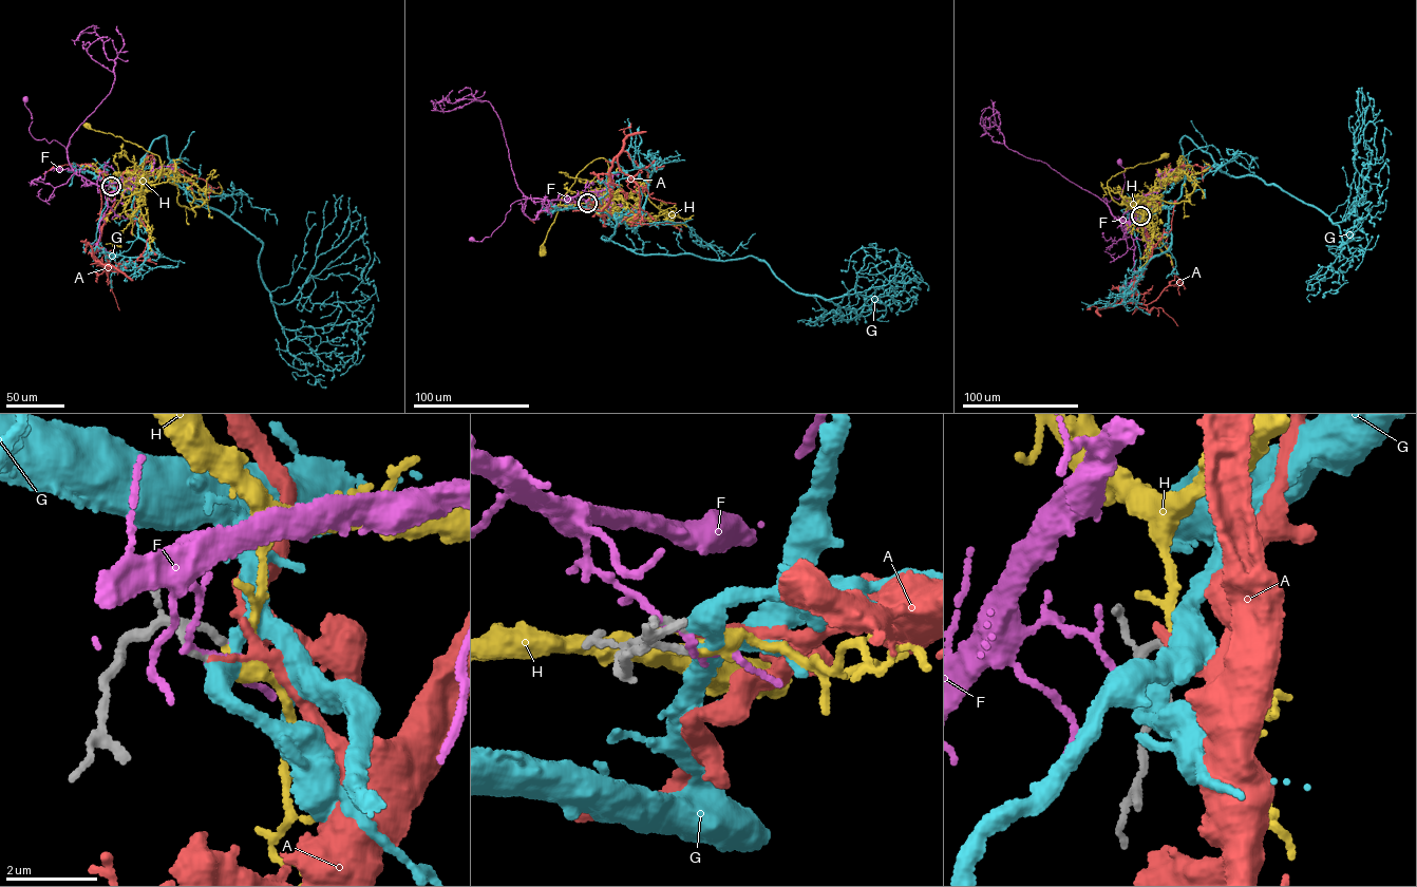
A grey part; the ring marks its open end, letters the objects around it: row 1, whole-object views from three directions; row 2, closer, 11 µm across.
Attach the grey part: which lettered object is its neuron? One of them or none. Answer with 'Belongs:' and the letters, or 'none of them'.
Belongs: H

